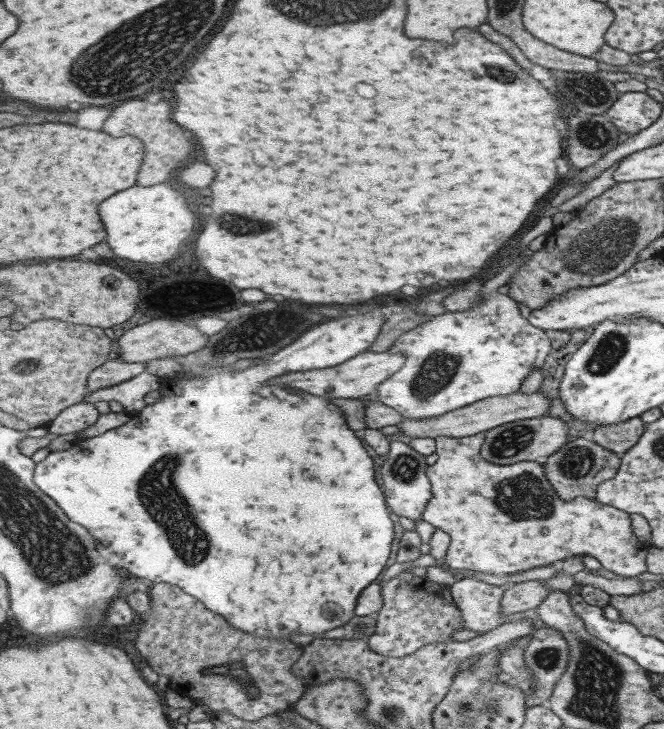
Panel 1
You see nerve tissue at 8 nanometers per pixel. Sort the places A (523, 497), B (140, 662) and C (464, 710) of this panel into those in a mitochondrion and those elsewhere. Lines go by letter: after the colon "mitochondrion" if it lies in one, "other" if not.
A: mitochondrion
B: other
C: mitochondrion

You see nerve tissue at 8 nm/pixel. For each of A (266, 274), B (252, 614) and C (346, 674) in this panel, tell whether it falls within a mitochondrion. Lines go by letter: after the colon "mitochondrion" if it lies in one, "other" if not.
A: other
B: other
C: other

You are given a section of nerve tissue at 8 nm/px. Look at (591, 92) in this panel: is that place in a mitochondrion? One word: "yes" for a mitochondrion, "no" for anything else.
yes

